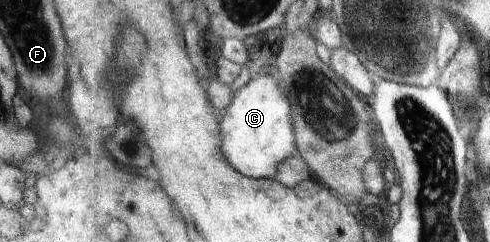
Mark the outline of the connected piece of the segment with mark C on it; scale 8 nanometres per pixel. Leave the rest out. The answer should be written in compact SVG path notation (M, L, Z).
M263 74L236 92L236 100L226 109L221 123L223 153L229 163L249 177L277 177L279 165L288 157L298 155L298 132L295 131L295 109L280 78Z

